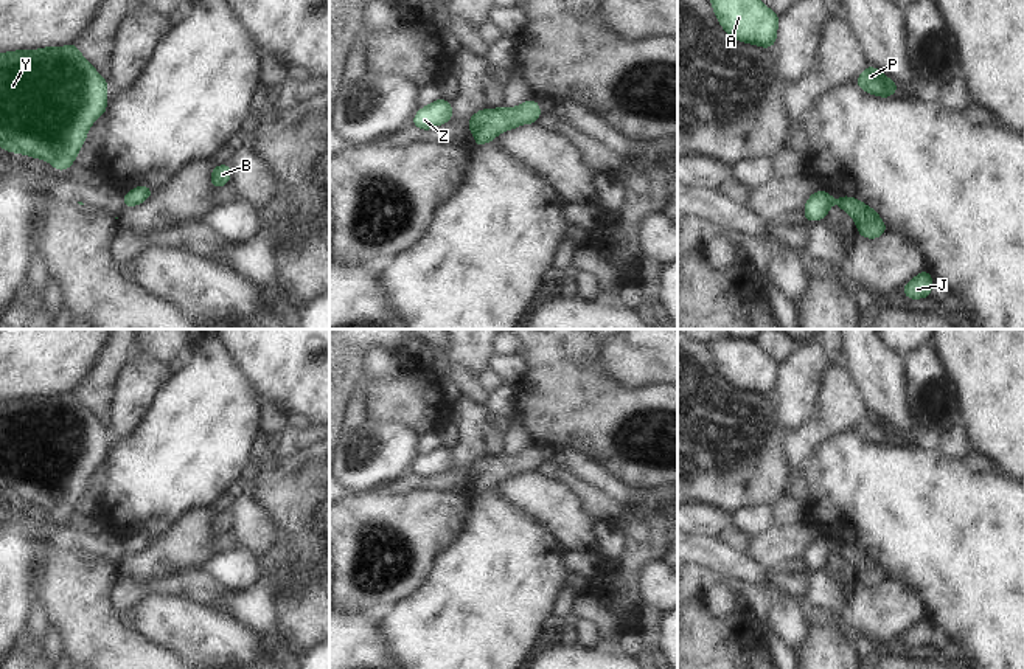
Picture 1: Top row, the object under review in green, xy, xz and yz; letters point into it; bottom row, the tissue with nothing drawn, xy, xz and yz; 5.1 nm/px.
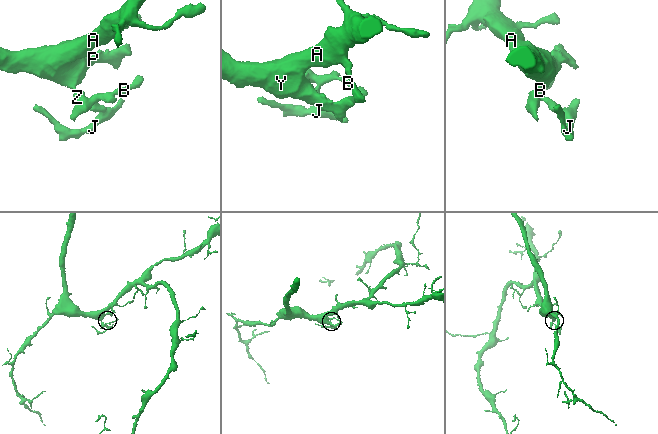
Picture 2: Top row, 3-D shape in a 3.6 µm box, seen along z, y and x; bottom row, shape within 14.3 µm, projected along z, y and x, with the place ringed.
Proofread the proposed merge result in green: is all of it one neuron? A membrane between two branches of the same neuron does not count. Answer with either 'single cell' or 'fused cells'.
single cell

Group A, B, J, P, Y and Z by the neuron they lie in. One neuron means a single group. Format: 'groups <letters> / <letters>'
groups A B J P Y Z

